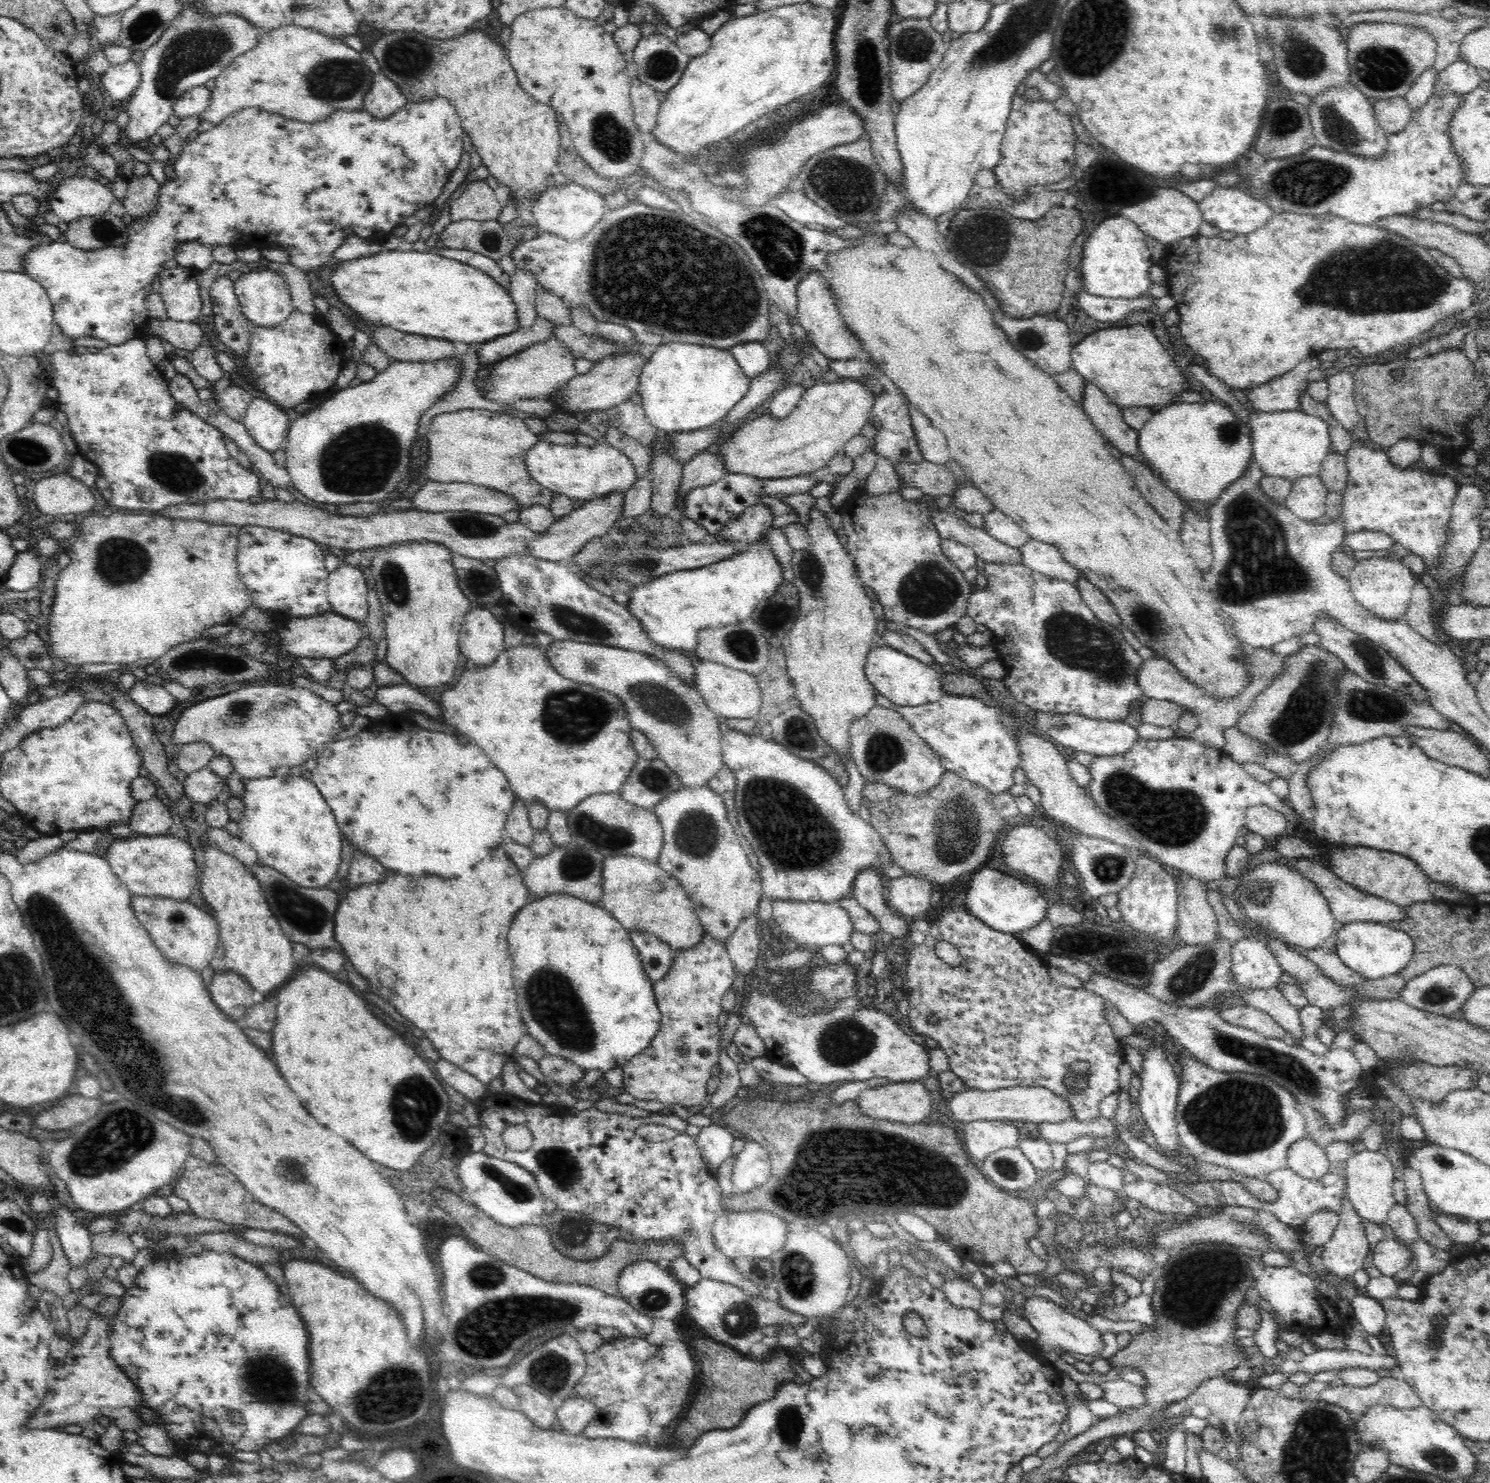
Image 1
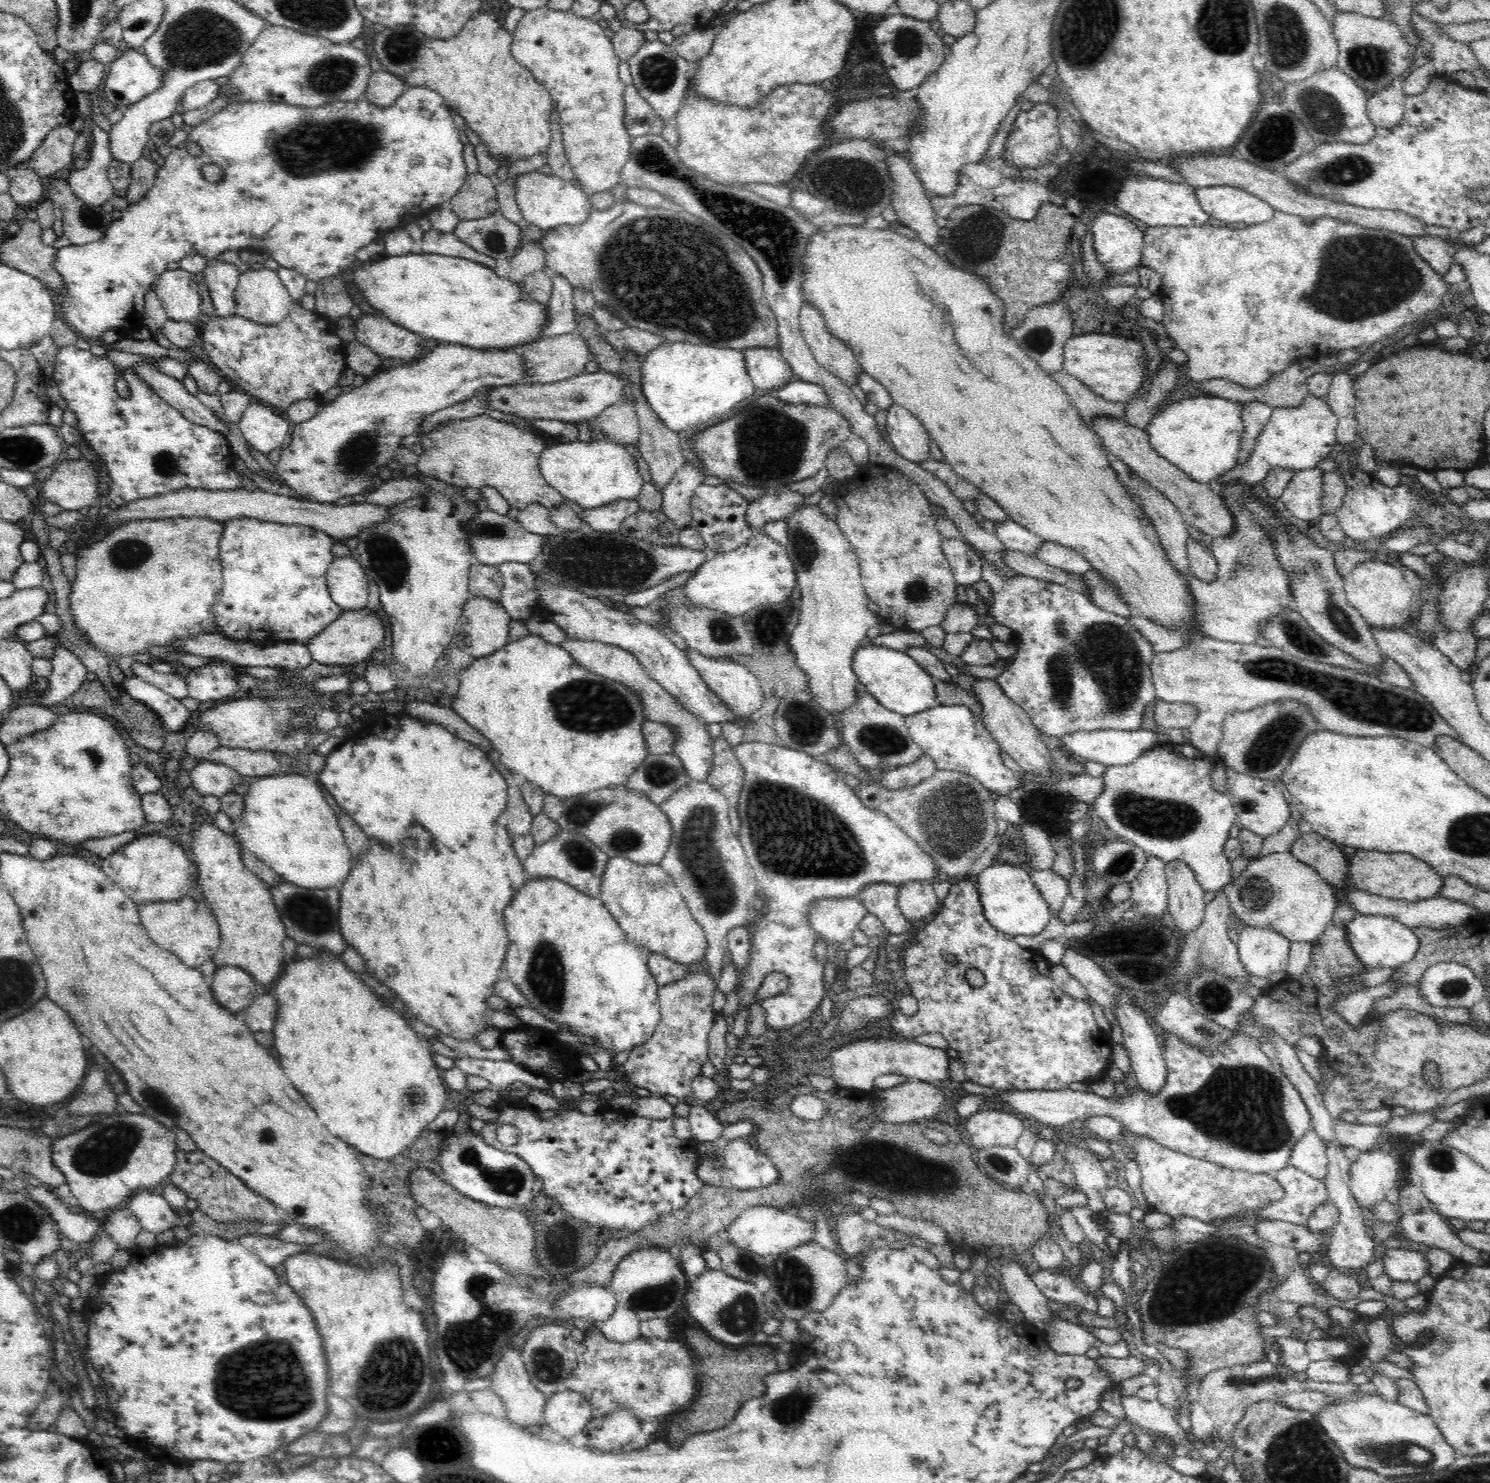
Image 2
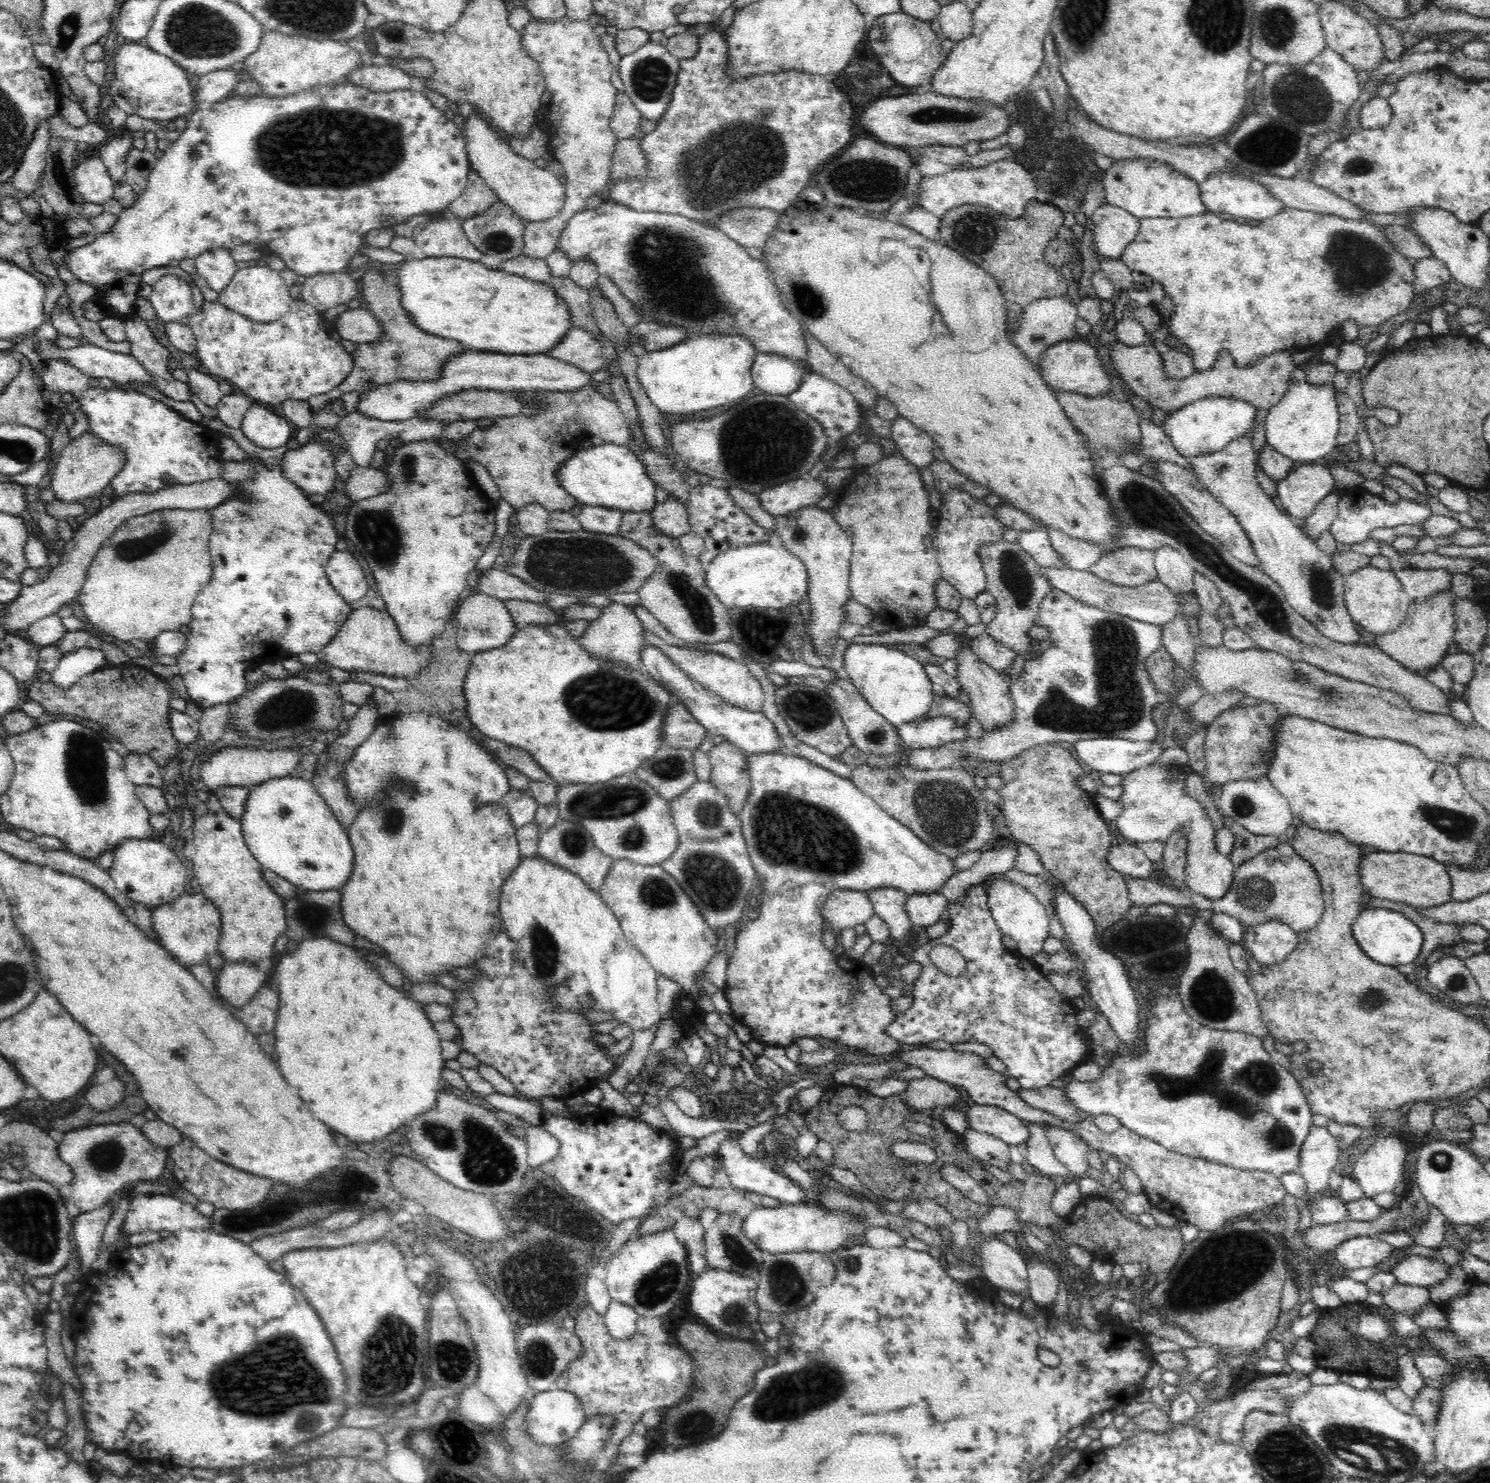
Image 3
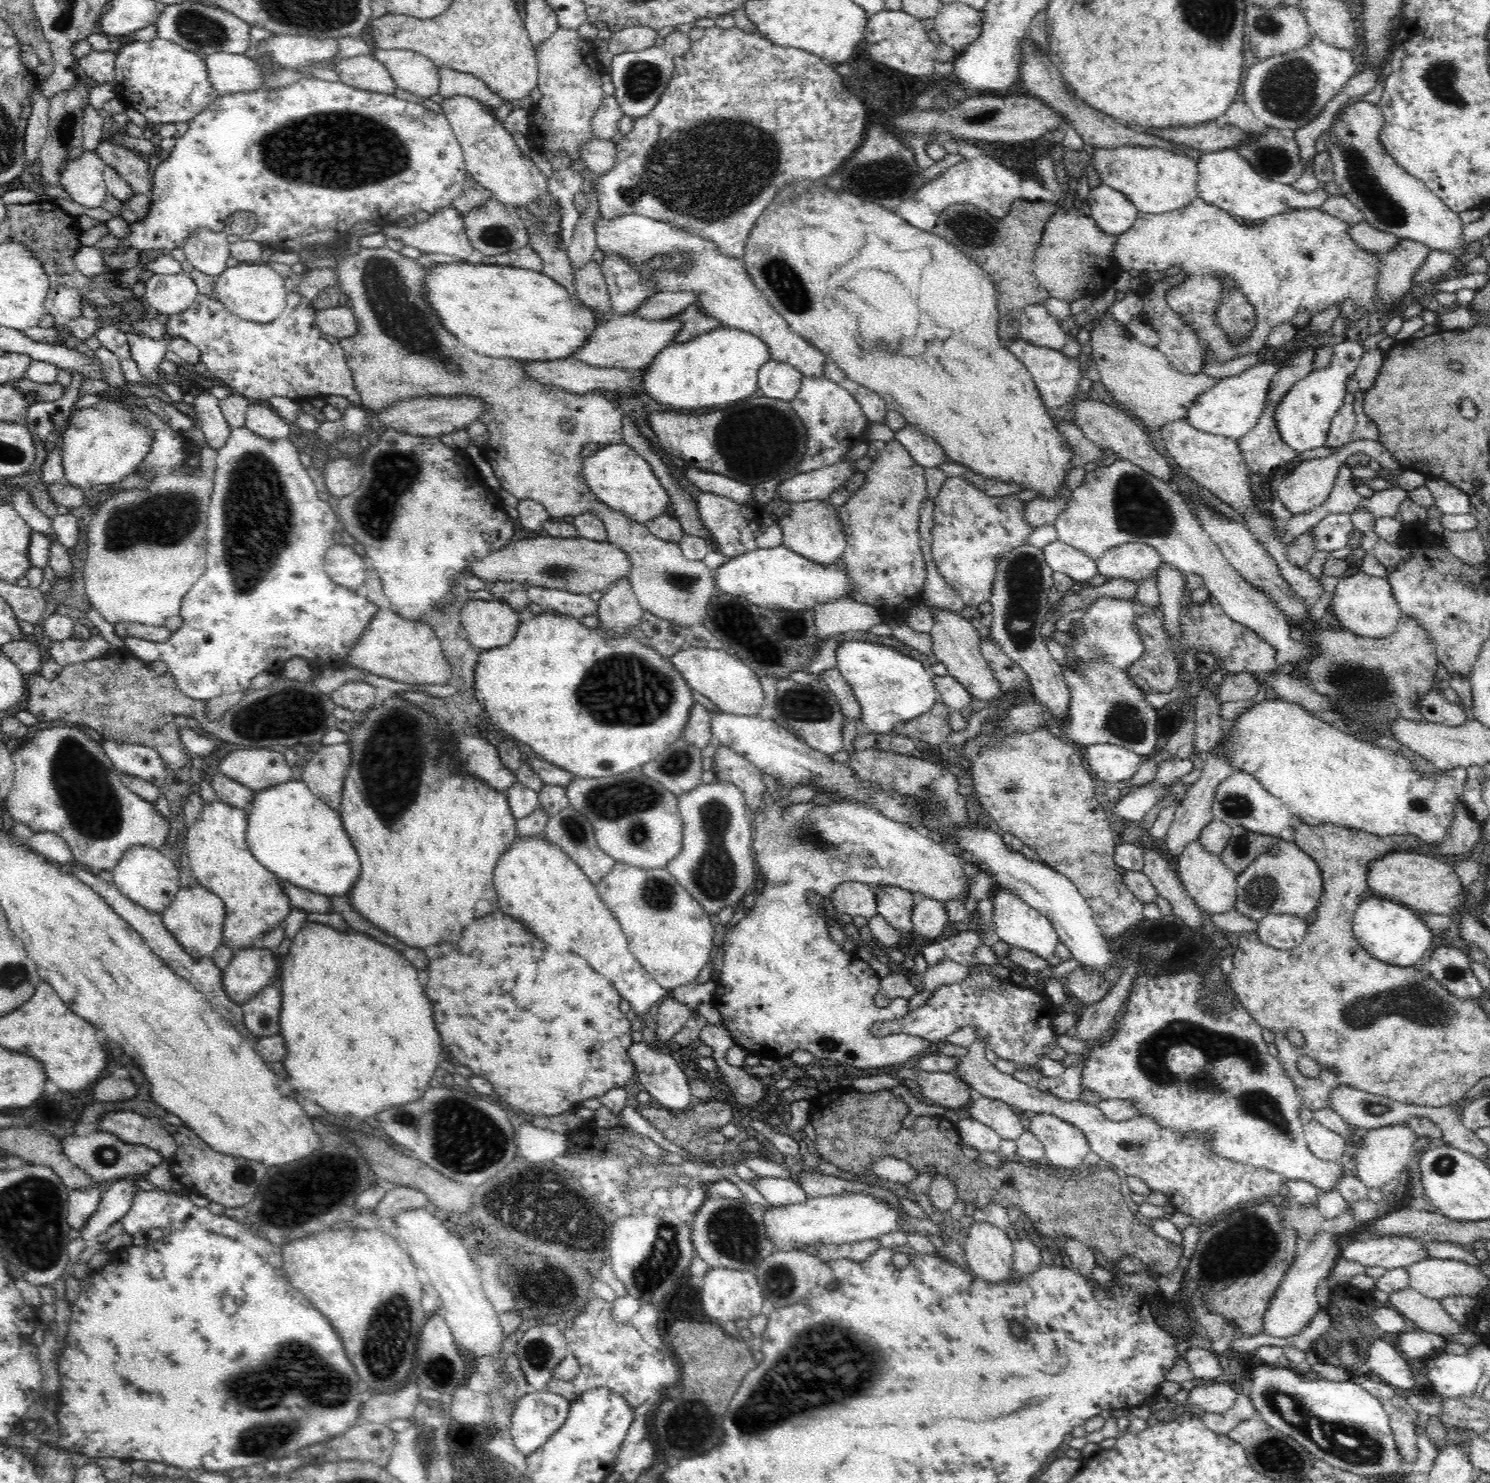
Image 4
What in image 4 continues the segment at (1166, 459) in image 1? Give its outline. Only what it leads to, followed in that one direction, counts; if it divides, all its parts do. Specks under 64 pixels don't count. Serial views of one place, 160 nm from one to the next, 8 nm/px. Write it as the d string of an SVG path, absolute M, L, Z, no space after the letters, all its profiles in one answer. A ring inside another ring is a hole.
M1268 361L1254 365L1237 375L1220 379L1210 390L1195 398L1185 418L1194 429L1239 440L1251 432L1263 416L1269 386L1276 372L1278 365Z

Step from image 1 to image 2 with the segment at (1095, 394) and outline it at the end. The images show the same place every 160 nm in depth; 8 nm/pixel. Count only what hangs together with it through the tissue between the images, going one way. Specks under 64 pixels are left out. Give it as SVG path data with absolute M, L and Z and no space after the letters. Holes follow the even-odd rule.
M1098 416L1098 418L1094 418L1092 428L1108 452L1116 455L1119 460L1126 463L1138 476L1146 480L1155 490L1164 494L1176 505L1187 524L1210 537L1225 537L1232 534L1233 514L1226 506L1221 494L1218 495L1216 492L1212 492L1209 484L1190 479L1183 470L1168 463L1168 460L1164 459L1164 457L1160 457L1152 445L1150 445L1150 438L1145 430L1131 426L1125 422L1125 418L1120 418L1119 420L1112 416Z

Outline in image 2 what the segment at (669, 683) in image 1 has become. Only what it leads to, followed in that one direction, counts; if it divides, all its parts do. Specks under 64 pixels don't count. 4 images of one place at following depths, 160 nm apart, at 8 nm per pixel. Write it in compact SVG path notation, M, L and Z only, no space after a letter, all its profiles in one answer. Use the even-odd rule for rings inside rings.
M565 639L559 643L560 648L572 655L573 660L582 668L585 668L592 674L597 674L604 678L609 678L614 682L619 682L628 688L631 688L642 701L643 715L646 721L661 722L669 726L676 735L673 752L681 760L687 775L692 781L706 781L712 768L714 756L712 742L713 739L700 717L696 717L692 711L686 709L677 703L676 698L672 696L652 675L640 664L640 661L630 652L614 646L613 644L604 644L594 640L568 640Z

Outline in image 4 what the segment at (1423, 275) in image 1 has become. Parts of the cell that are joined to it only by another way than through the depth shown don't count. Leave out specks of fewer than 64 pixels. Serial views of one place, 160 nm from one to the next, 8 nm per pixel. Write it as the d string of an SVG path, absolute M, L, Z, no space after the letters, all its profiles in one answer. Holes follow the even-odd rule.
M1199 195L1194 198L1184 209L1163 214L1149 214L1138 212L1138 217L1132 228L1117 238L1113 257L1120 271L1168 270L1172 266L1180 266L1181 274L1185 280L1178 286L1173 286L1166 292L1165 300L1170 308L1183 318L1197 334L1207 349L1212 352L1213 362L1226 364L1234 358L1258 352L1267 344L1268 336L1275 324L1292 322L1300 308L1304 308L1311 315L1324 312L1334 304L1342 304L1349 298L1355 308L1366 310L1374 314L1378 310L1378 280L1380 280L1380 260L1382 254L1368 251L1356 244L1350 237L1350 225L1340 218L1325 214L1321 208L1304 208L1266 218L1262 223L1253 224L1251 227L1239 224L1232 216L1214 206L1204 202ZM1222 277L1233 280L1237 289L1248 299L1255 309L1257 323L1254 330L1237 345L1232 345L1222 327L1216 323L1218 308L1222 306Z

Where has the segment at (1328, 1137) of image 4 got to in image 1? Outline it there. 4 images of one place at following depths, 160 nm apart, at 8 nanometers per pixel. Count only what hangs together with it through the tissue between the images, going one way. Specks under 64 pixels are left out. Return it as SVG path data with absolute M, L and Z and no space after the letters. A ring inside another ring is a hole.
M1307 1135L1290 1145L1287 1159L1288 1167L1302 1178L1320 1179L1331 1172L1324 1149Z

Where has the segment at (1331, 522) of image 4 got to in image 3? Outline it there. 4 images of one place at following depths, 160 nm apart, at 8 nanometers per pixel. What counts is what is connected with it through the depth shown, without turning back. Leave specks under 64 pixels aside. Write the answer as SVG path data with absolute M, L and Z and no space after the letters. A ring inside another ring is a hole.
M1361 486L1350 491L1341 492L1341 500L1338 502L1338 514L1329 529L1337 543L1356 544L1370 538L1370 532L1376 528L1392 528L1398 525L1419 525L1432 515L1429 506L1422 506L1418 502L1408 499L1400 499L1390 504L1371 492L1365 492Z

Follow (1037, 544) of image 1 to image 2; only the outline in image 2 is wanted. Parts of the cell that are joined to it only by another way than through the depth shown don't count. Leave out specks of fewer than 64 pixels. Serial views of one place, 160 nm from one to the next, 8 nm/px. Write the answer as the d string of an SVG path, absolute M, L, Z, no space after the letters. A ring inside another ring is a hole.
M1044 541L1038 548L1036 557L1046 565L1059 568L1062 571L1079 574L1080 576L1085 575L1092 567L1086 561L1086 558L1078 555L1072 549L1066 549L1066 546L1062 546L1057 542Z

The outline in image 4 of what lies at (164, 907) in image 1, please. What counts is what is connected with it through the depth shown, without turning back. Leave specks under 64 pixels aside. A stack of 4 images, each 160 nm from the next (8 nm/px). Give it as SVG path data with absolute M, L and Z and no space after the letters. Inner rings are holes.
M186 882L178 890L173 902L161 913L164 927L172 933L176 941L194 959L213 957L213 952L223 944L224 922L226 920L226 907L216 894L196 884L192 888Z

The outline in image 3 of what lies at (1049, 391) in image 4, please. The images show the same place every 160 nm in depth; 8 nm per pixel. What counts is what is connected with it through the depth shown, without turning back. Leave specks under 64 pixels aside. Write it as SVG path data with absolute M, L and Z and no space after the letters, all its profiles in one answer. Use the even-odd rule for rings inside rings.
M1074 337L1048 347L1035 366L1042 373L1044 381L1050 385L1050 389L1054 389L1056 393L1062 390L1088 396L1106 396L1112 380L1102 364L1096 347L1097 345L1089 343L1087 338Z

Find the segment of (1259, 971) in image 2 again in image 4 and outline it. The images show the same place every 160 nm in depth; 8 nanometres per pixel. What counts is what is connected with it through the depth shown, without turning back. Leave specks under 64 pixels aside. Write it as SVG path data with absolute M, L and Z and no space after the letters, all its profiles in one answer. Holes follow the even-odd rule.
M1268 914L1259 922L1255 932L1258 933L1260 943L1275 950L1291 950L1303 942L1311 919L1288 914Z

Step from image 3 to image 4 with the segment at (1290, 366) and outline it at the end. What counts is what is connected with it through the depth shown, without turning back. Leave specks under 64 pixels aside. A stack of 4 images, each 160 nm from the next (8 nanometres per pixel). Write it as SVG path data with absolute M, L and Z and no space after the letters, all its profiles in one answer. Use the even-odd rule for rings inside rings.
M1109 315L1090 333L1087 350L1094 358L1101 382L1121 402L1119 406L1130 412L1140 424L1146 424L1150 432L1184 419L1195 398L1219 382L1218 378L1208 376L1203 371L1198 374L1178 372L1157 347L1148 347L1134 336L1129 336L1128 328Z

